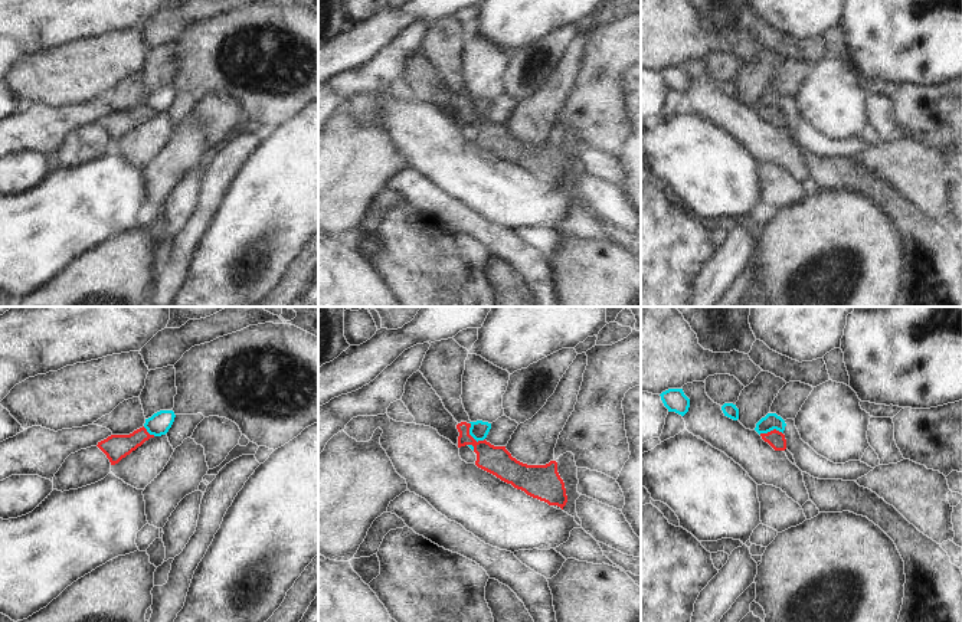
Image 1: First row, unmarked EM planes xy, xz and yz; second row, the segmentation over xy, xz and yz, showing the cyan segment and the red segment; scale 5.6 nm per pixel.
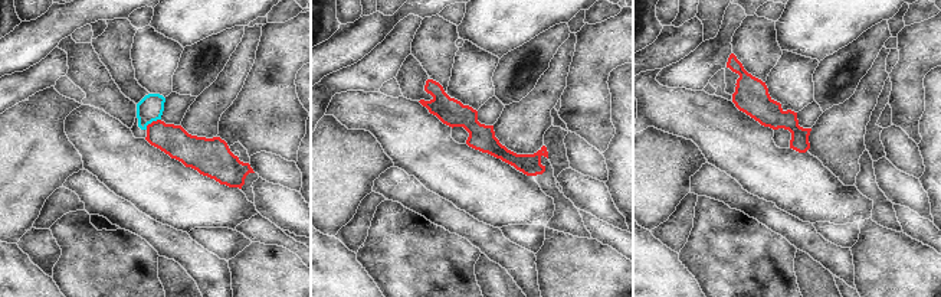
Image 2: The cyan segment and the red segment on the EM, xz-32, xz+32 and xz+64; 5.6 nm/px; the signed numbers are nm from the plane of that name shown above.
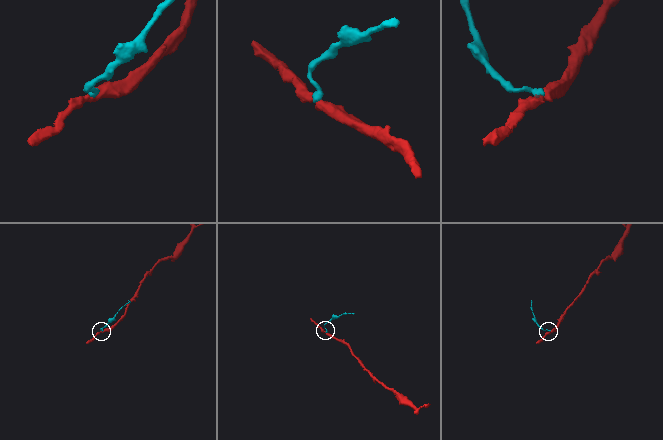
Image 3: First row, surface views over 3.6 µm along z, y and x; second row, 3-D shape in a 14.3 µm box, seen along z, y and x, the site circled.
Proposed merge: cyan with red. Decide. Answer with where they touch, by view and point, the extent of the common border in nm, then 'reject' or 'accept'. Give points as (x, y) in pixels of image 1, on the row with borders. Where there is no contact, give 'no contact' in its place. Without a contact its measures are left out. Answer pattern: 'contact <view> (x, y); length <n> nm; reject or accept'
contact xz (471, 435); length 130 nm; reject

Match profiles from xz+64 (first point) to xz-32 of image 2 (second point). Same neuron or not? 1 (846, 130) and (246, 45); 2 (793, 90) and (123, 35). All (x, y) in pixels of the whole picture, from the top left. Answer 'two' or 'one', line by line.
1: one
2: two

